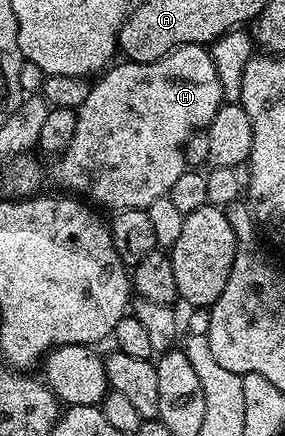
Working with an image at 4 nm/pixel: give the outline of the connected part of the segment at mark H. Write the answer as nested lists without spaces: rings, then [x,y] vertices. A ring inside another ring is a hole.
[[[185,44],[155,62],[120,63],[114,63],[100,77],[102,80],[90,87],[87,98],[76,109],[75,134],[69,139],[64,152],[60,153],[58,160],[61,161],[53,168],[53,180],[61,187],[58,189],[76,194],[94,205],[102,204],[112,210],[148,210],[151,202],[168,196],[179,174],[187,171],[183,151],[185,143],[193,137],[194,132],[208,129],[209,123],[221,109],[223,97],[209,48],[200,44]]]

